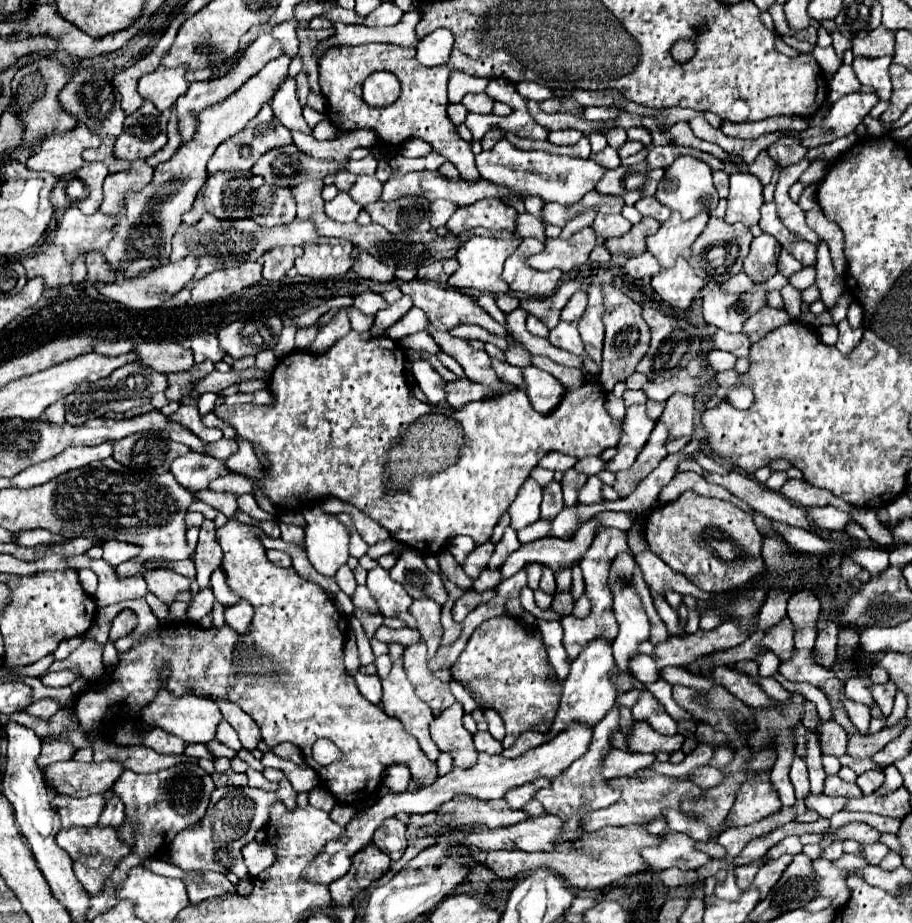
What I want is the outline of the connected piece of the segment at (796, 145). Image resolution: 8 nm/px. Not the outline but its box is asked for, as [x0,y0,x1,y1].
[767,136,807,168]

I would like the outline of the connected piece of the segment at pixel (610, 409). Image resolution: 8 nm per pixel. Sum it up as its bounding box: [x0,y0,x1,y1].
[605,392,626,420]

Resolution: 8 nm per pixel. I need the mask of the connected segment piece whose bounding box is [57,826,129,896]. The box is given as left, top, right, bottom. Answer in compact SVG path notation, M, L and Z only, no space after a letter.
M95 826L91 830L83 830L83 832L81 830L83 828L61 830L59 836L57 836L57 844L71 856L77 880L83 884L83 888L87 888L89 894L95 896L95 894L99 894L103 890L105 880L111 876L111 872L115 870L119 860L129 854L129 846L127 844L119 844L113 828Z

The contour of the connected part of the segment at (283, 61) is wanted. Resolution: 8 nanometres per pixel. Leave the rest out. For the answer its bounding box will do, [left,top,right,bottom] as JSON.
[105,54,291,278]

